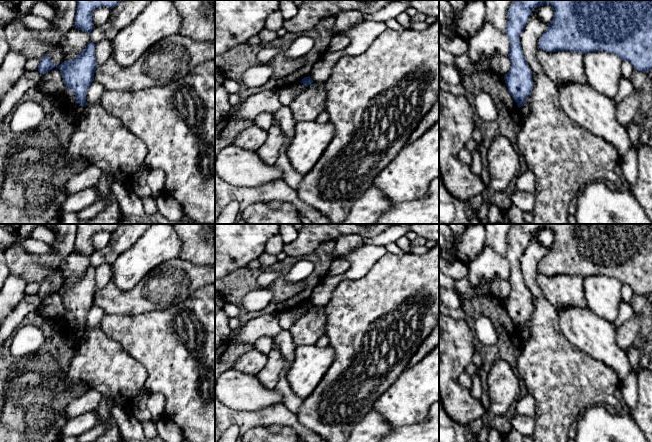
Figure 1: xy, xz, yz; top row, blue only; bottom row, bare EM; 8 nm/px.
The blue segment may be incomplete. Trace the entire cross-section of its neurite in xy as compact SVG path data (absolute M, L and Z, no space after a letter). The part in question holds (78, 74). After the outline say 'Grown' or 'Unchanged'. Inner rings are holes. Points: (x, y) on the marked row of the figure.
M89 41L82 53L69 62L62 62L59 66L56 66L49 56L44 56L40 61L38 71L45 74L57 67L66 88L73 91L76 103L84 107L87 105L86 94L94 81L94 73L97 68L95 48L96 44Z. Unchanged

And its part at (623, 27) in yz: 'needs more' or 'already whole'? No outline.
already whole

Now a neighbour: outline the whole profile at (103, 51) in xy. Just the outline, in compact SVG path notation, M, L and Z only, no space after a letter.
M102 40L96 44L95 56L97 67L103 65L112 55L113 42Z

